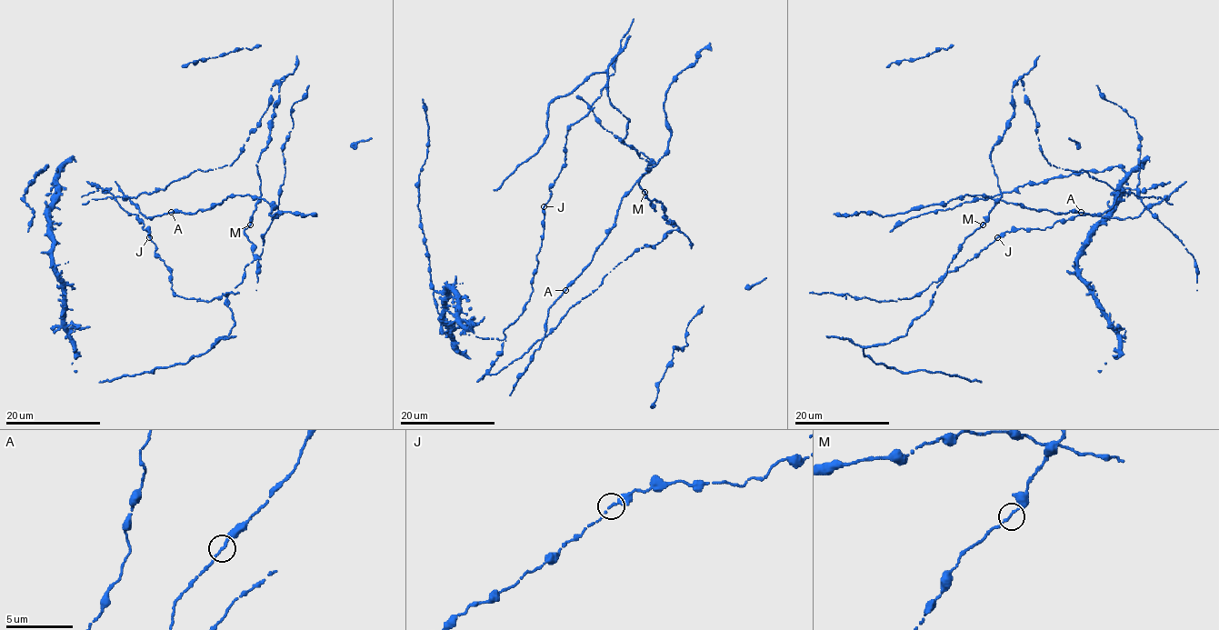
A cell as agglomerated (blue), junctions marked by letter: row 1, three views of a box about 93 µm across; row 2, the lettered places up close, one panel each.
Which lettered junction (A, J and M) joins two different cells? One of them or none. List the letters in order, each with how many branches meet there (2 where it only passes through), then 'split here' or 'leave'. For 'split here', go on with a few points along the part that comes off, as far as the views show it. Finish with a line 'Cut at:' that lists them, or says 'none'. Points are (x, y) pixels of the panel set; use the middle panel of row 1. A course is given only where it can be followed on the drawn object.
A: 2 | leave
J: 2 | leave
M: 2 | leave
Cut at: none

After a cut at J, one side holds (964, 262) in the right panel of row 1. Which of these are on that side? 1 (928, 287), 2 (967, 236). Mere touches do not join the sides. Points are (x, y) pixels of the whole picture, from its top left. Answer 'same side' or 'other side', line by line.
1: same side
2: other side

